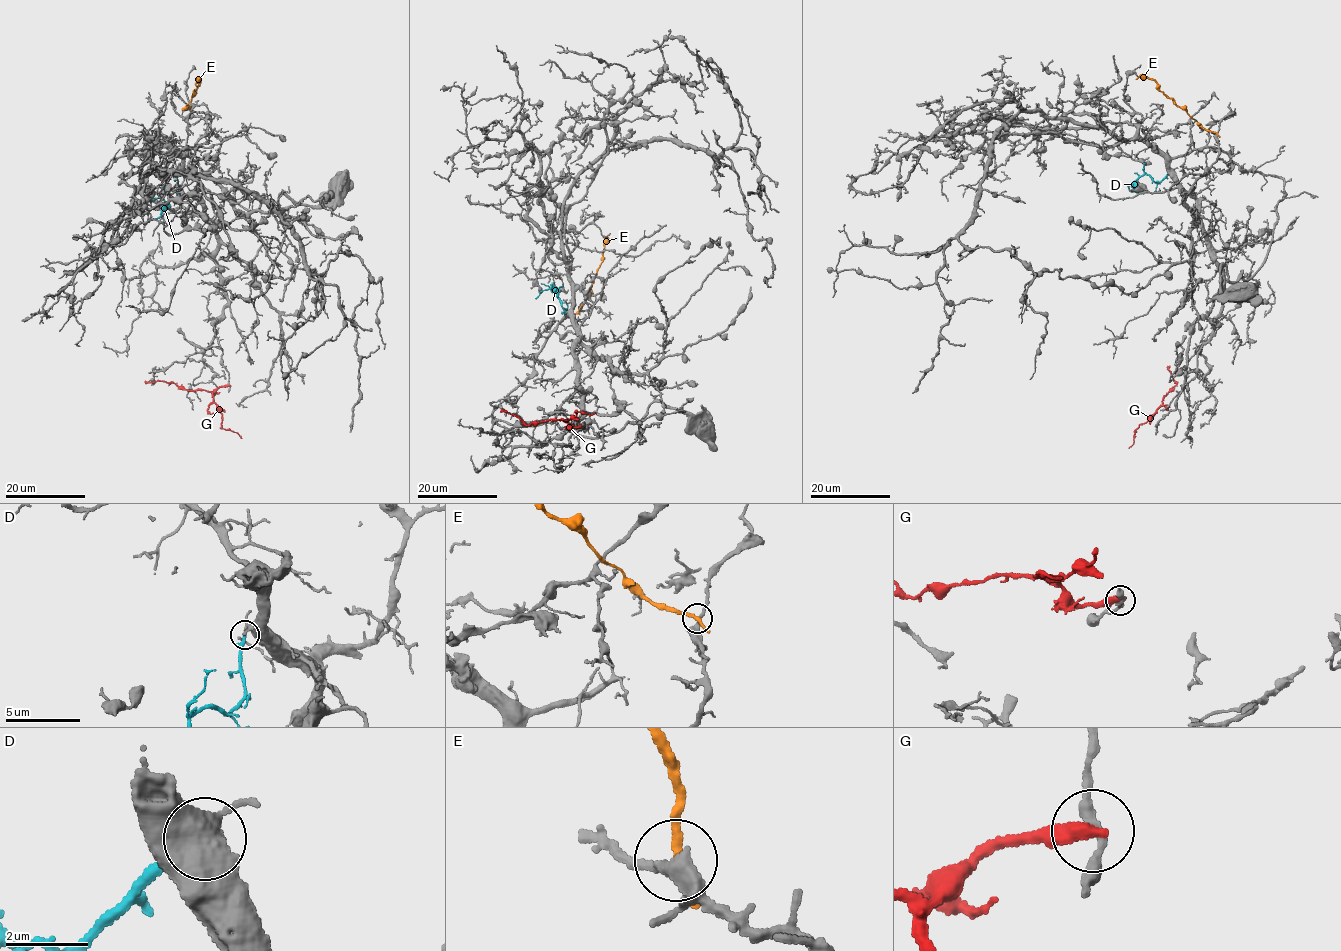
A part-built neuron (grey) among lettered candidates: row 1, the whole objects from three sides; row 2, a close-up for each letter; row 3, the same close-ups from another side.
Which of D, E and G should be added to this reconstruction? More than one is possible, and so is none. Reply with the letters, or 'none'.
D

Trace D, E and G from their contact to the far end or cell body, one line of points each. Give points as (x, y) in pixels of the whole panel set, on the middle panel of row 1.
D: (565, 314), (552, 285), (535, 298)
E: (578, 333), (575, 315), (586, 301), (592, 278), (602, 261), (604, 235)
G: (583, 426), (573, 427), (567, 422), (550, 419), (525, 425), (515, 415), (500, 411)

